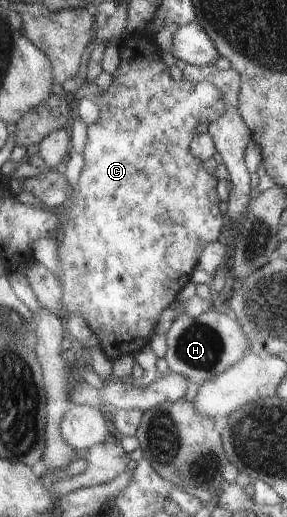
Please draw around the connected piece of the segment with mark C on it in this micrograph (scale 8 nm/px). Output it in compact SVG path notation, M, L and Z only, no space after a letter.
M140 53L126 63L124 61L119 63L110 75L112 76L110 85L93 96L99 114L94 123L87 125L87 140L81 153L84 163L77 185L75 185L74 191L71 191L67 201L68 208L60 214L61 224L57 232L56 255L62 271L59 282L61 287L59 312L61 315L58 317L65 320L71 313L78 313L90 328L91 333L96 336L96 339L99 339L102 355L112 361L121 355L134 355L135 351L148 343L159 318L160 310L163 310L172 300L176 299L179 291L189 282L202 248L207 243L223 238L224 217L218 210L219 200L216 198L215 192L217 181L214 175L204 171L202 162L193 158L187 149L191 139L195 136L196 125L204 123L209 126L224 113L225 107L221 93L214 84L205 81L190 82L183 77L179 81L172 80L168 75L166 65L160 58L160 53L159 57Z

